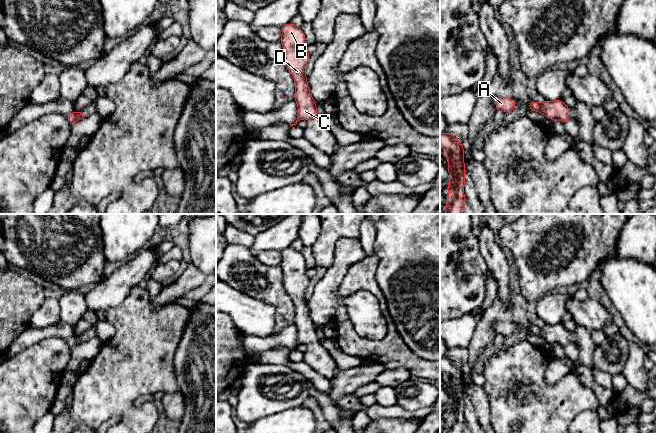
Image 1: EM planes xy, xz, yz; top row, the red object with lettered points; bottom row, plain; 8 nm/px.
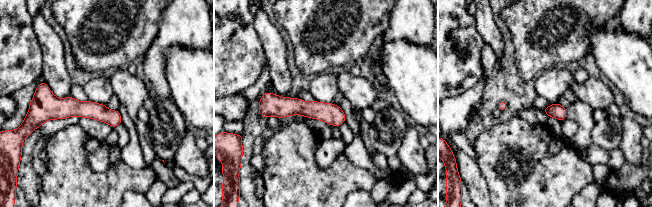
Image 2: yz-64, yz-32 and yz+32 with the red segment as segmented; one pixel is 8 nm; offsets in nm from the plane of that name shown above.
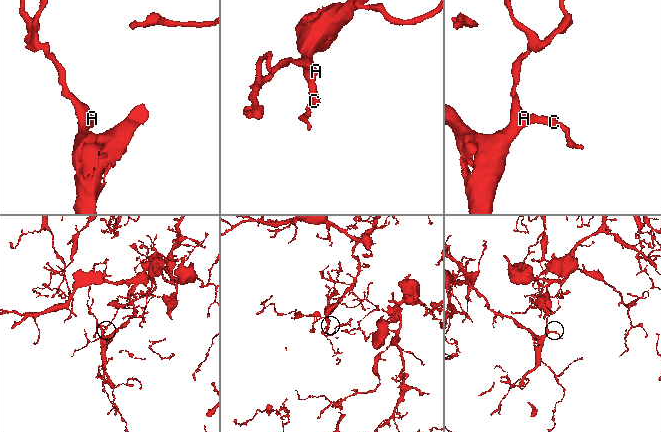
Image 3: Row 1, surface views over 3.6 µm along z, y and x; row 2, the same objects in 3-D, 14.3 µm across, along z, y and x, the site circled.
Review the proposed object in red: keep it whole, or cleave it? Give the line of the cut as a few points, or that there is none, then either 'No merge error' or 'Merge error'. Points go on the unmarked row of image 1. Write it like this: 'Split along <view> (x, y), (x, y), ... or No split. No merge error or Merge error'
No split. No merge error

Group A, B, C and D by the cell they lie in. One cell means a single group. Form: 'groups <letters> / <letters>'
groups A B C D

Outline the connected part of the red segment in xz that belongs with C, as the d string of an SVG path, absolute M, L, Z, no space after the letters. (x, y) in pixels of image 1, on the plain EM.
M287 247L282 251L282 261L280 264L284 273L283 284L286 292L292 298L295 305L294 324L298 329L297 344L291 350L296 349L298 345L308 345L317 341L317 330L315 324L309 316L305 292L310 282L307 275L306 262L301 254L294 248Z

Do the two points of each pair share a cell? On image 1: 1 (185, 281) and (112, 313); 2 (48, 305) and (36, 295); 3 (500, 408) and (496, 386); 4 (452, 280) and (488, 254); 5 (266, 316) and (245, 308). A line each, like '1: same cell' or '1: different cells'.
1: different cells
2: different cells
3: same cell
4: different cells
5: same cell

